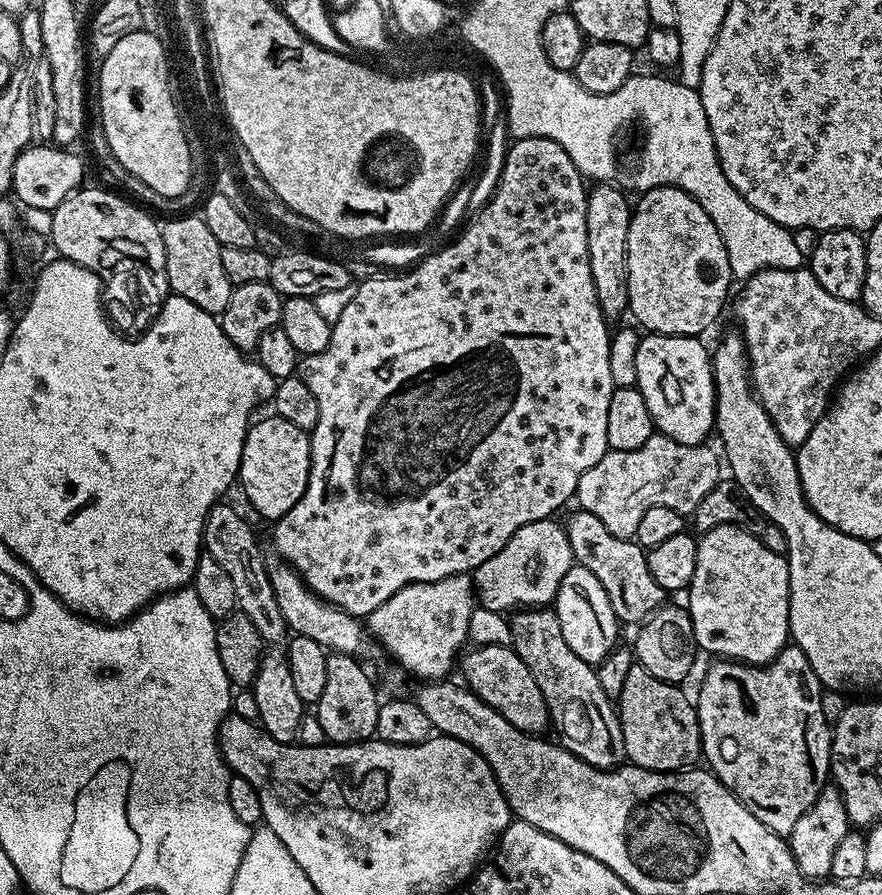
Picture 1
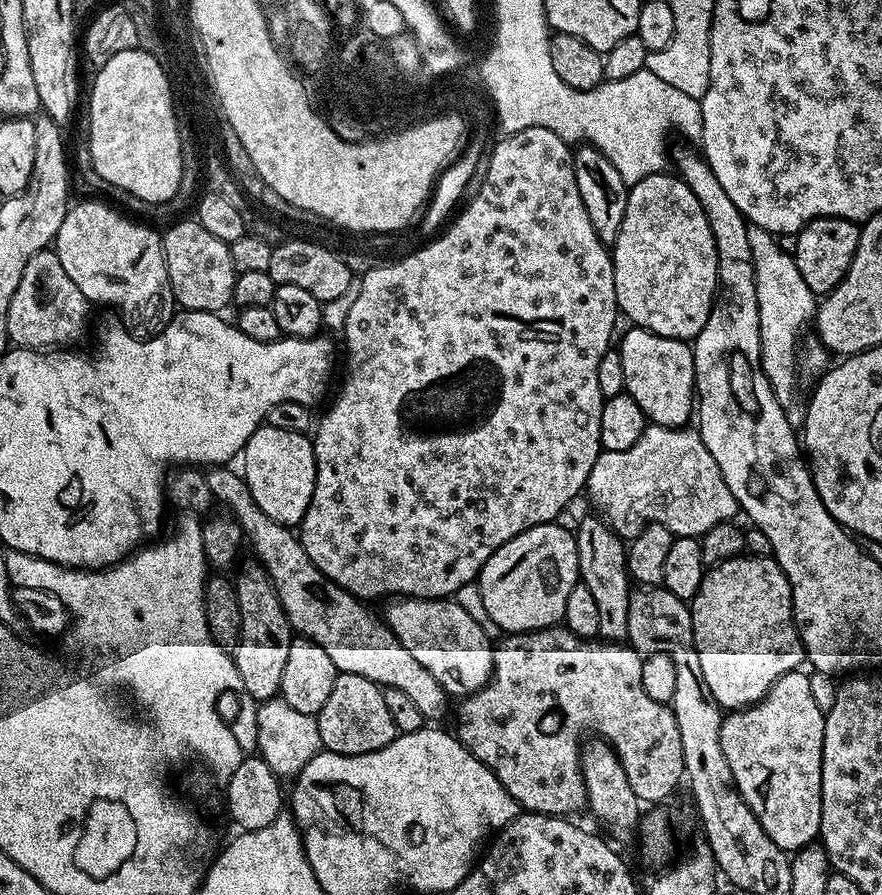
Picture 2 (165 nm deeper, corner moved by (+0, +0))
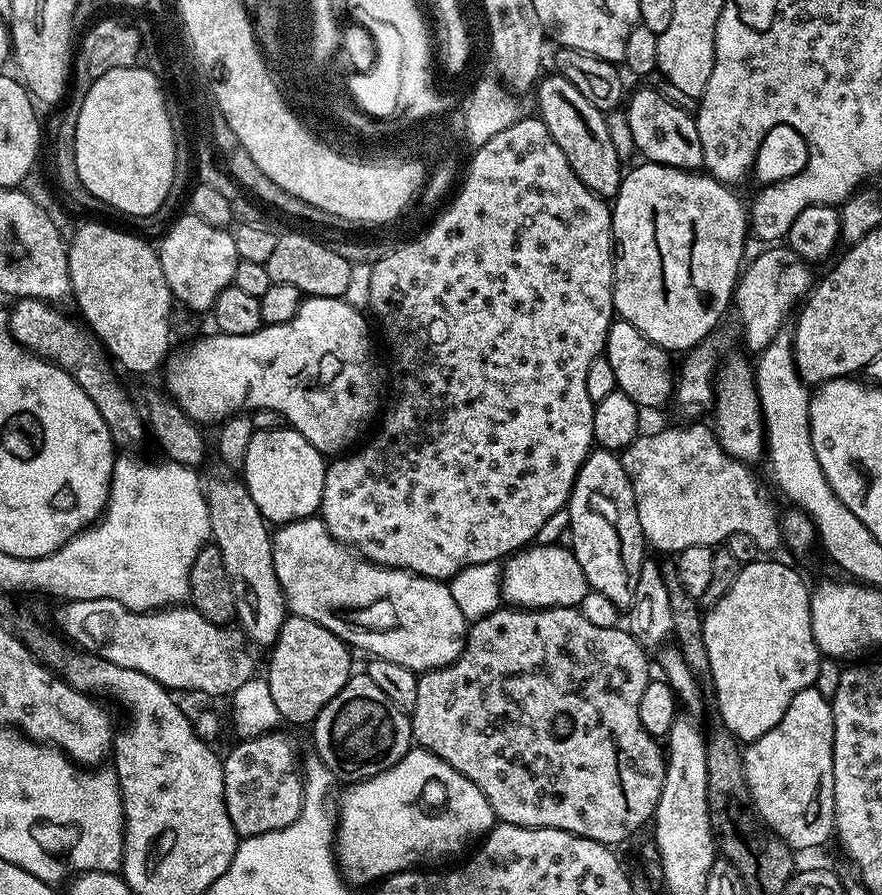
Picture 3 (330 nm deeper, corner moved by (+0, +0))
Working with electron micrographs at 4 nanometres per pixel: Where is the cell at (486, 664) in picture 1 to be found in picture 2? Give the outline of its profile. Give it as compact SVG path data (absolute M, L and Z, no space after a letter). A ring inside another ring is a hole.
M396 598L391 601L386 615L388 628L410 650L410 655L438 678L444 691L452 698L463 698L484 688L492 676L493 641L462 606L451 599L414 600Z

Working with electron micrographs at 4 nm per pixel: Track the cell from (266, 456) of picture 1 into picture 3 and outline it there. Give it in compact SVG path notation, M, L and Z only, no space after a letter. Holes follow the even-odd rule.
M261 428L253 431L250 446L246 446L242 479L264 519L279 526L319 513L325 467L325 453L310 446L295 428Z

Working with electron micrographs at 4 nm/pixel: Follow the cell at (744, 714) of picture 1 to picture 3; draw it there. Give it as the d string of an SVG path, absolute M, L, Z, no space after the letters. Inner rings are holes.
M813 686L794 694L786 714L762 738L751 741L743 749L744 777L748 783L751 803L756 804L760 816L769 824L775 835L779 836L789 848L820 848L834 836L834 714L829 697L818 694Z

